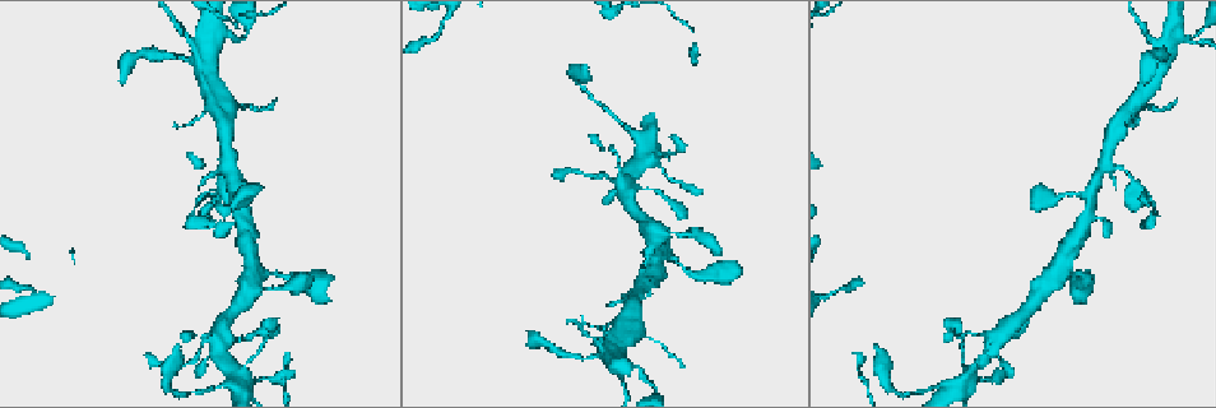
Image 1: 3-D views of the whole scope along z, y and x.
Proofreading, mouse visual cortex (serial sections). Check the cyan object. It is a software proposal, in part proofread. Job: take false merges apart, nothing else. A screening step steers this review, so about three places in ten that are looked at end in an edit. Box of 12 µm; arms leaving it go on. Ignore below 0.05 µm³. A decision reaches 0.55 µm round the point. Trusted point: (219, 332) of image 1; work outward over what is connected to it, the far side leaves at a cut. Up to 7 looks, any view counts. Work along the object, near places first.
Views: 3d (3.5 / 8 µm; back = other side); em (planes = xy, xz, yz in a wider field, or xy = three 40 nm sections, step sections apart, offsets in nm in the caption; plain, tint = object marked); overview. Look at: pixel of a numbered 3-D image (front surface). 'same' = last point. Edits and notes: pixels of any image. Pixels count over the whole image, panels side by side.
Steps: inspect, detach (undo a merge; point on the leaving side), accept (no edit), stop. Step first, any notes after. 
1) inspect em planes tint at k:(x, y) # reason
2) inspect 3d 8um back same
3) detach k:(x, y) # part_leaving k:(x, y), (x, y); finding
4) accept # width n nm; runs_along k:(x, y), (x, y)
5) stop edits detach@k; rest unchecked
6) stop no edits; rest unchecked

inspect em xy step 3 tint at 1:(939, 384) # sudden change in width

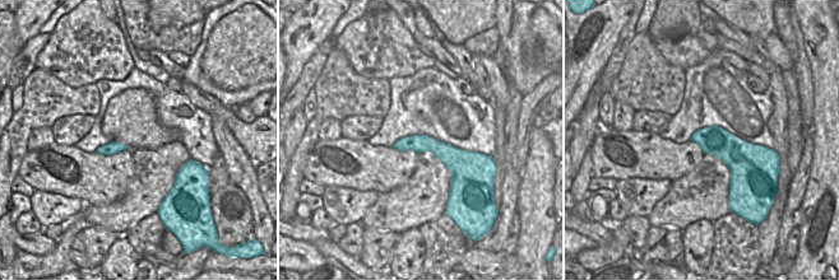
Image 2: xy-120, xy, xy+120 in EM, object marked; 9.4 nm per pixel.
inspect 3d 3.5um same

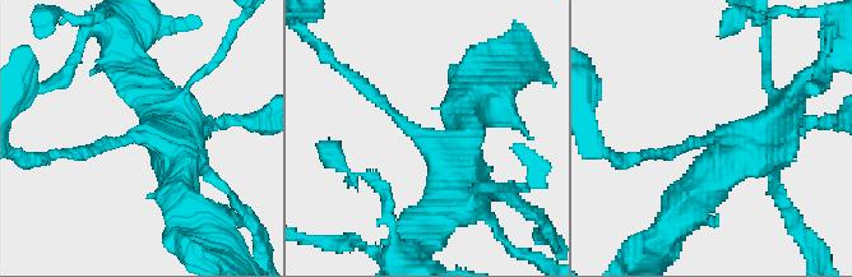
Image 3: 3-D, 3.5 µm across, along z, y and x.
accept # runs_along 2:(398, 145), (472, 159); one cell here

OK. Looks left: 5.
inspect 3d 3.5um at 1:(1100, 220) # abrupt turn

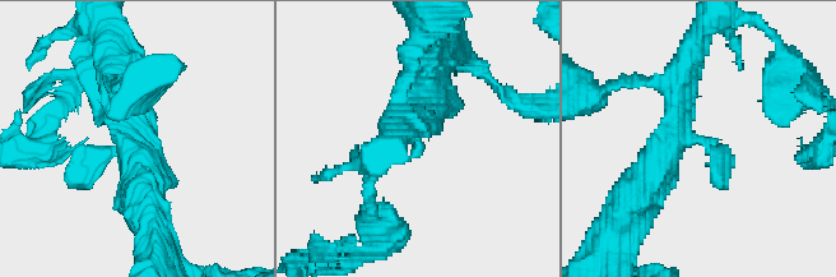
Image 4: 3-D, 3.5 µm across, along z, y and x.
inspect em xy step 5 tint at 4:(419, 145) # shape alone is not enough

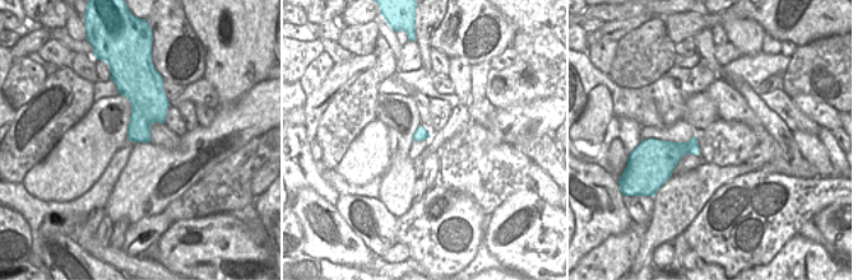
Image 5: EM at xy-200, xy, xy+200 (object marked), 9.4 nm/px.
accept # runs_along 4:(426, 84), (414, 153), (352, 153); one cell here

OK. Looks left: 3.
inspect 3d 3.5um at 1:(208, 207) # narrows sharply

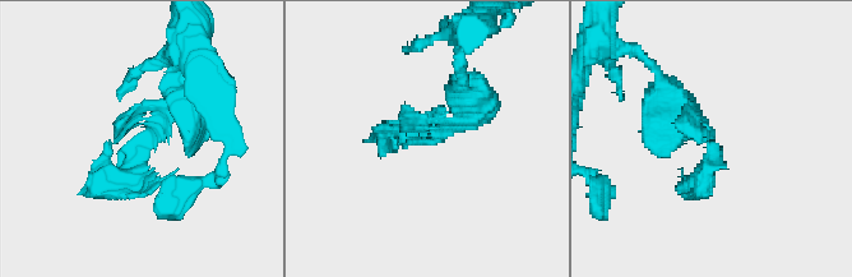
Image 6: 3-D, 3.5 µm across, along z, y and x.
inspect em planes tint at 6:(428, 143)

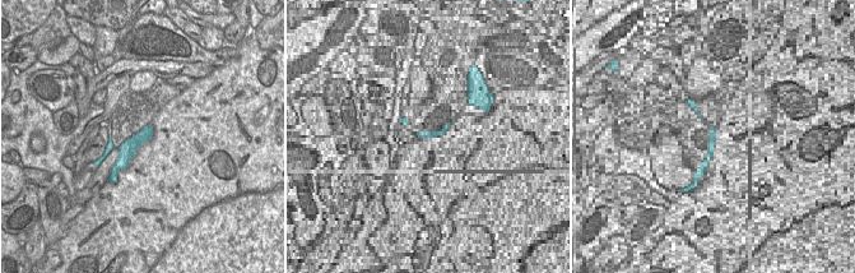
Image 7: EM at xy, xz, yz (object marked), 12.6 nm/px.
detach 6:(712, 151) # part_leaving 6:(712, 141), (712, 195); a second cell is stuck on

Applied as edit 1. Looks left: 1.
stop edits detach@6; rest unchecked

